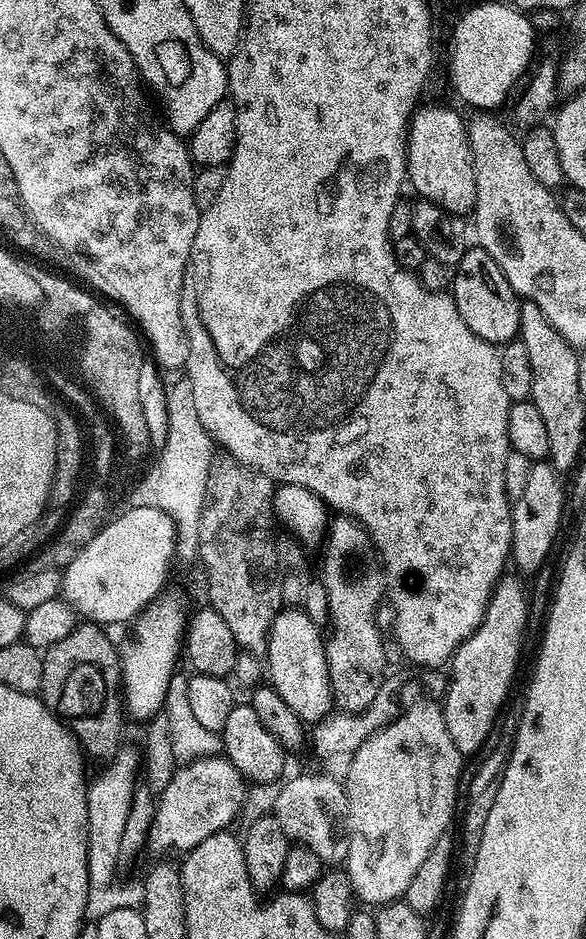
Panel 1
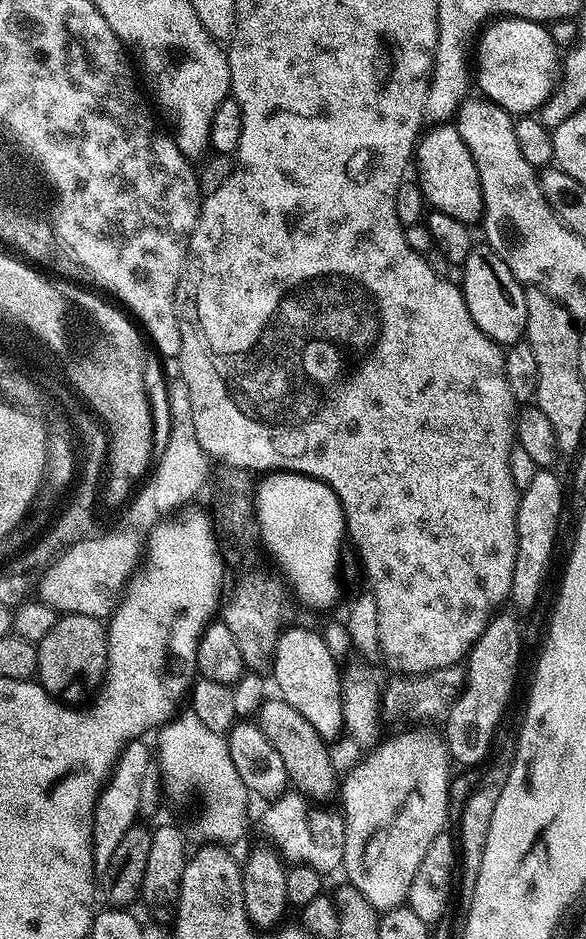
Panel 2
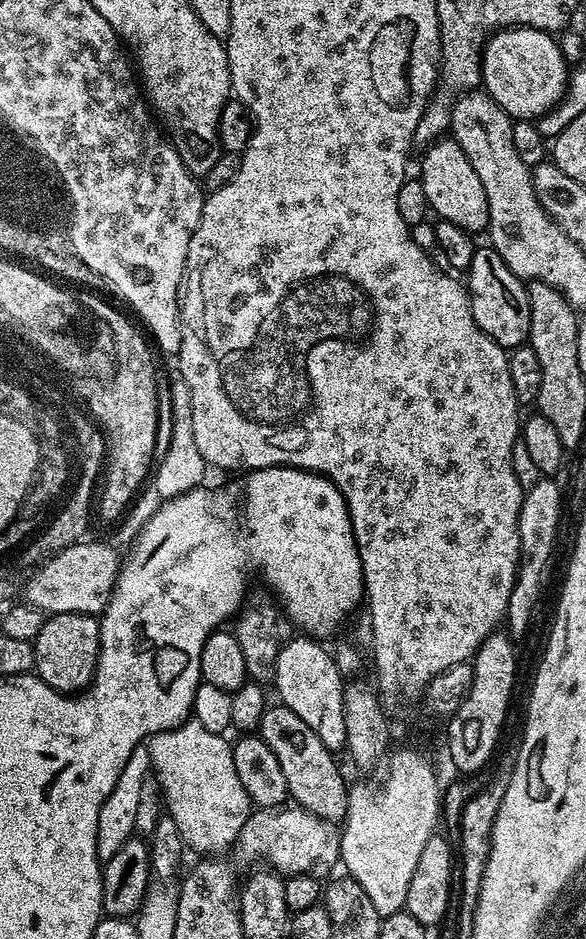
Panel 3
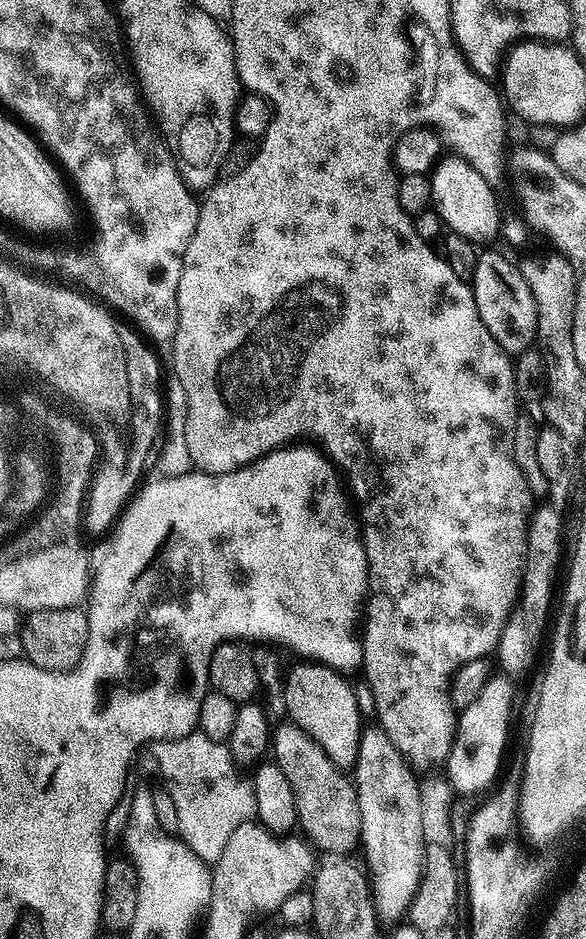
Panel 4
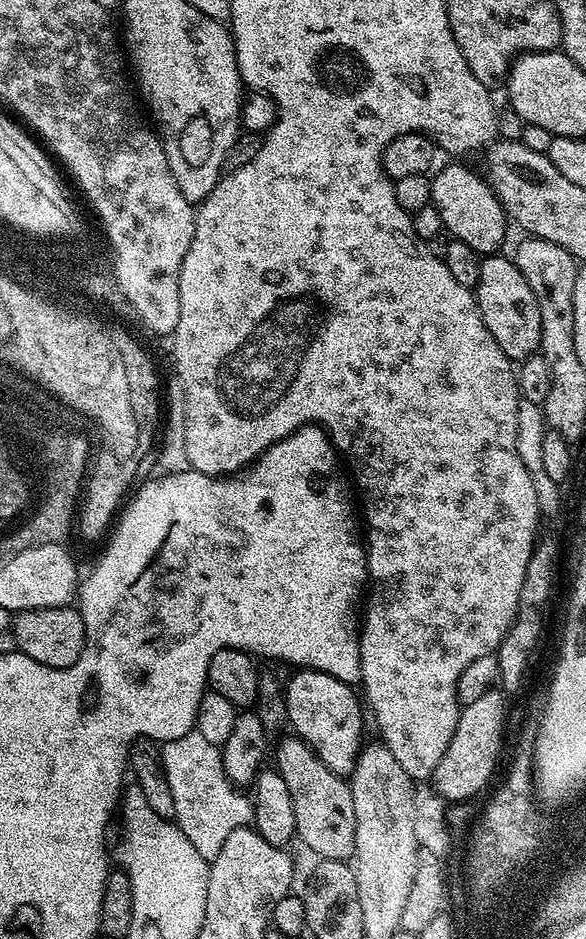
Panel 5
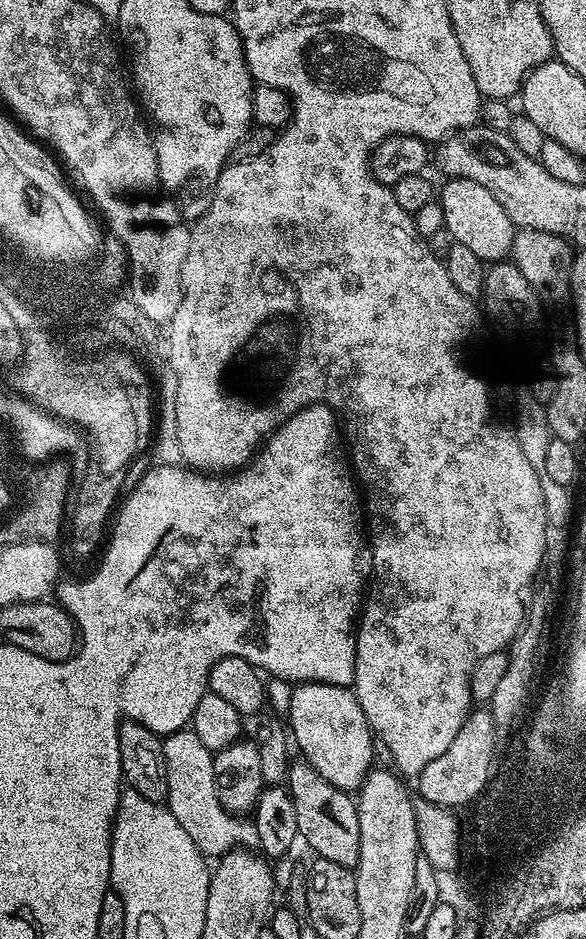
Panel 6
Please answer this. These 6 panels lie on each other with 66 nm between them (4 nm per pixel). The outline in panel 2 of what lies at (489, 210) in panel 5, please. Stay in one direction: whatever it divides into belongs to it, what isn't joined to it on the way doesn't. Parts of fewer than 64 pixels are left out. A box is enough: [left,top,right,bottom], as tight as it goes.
[414,123,483,226]

